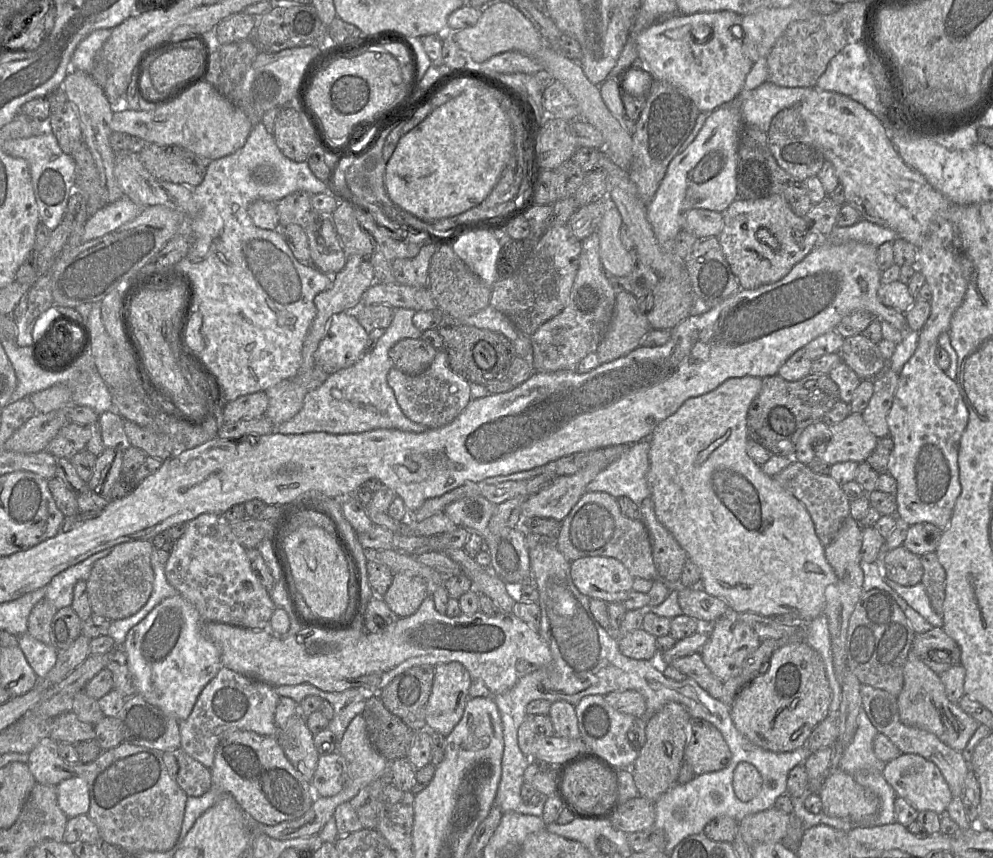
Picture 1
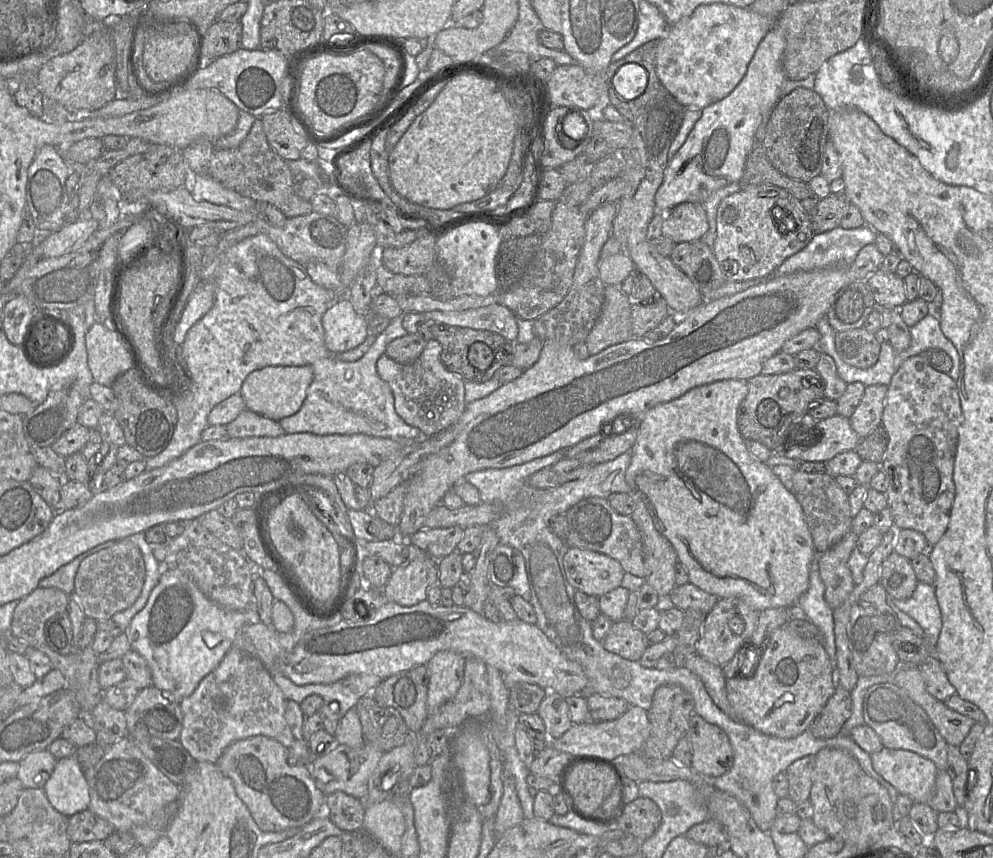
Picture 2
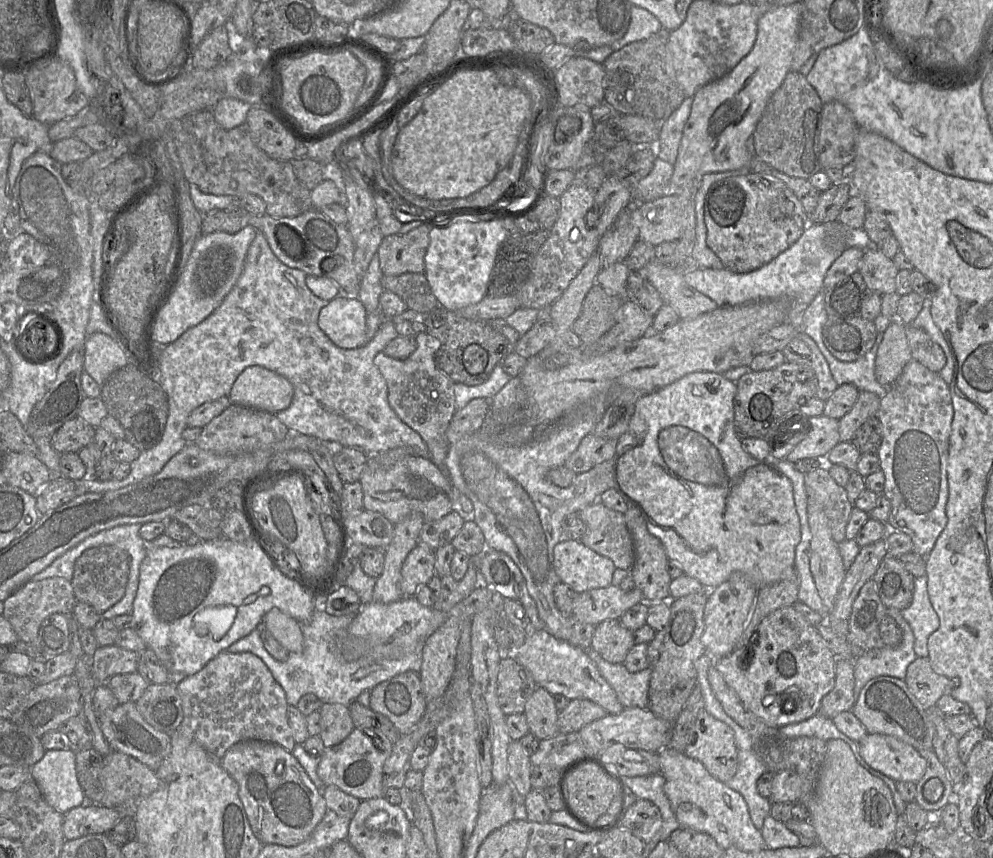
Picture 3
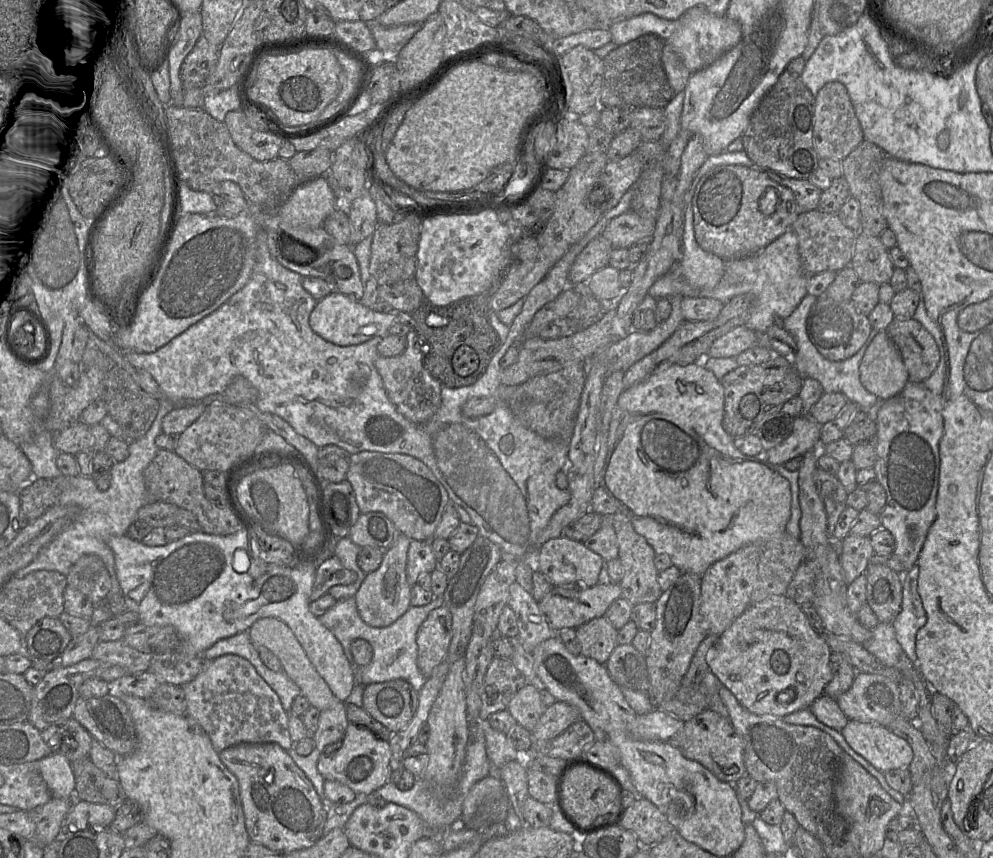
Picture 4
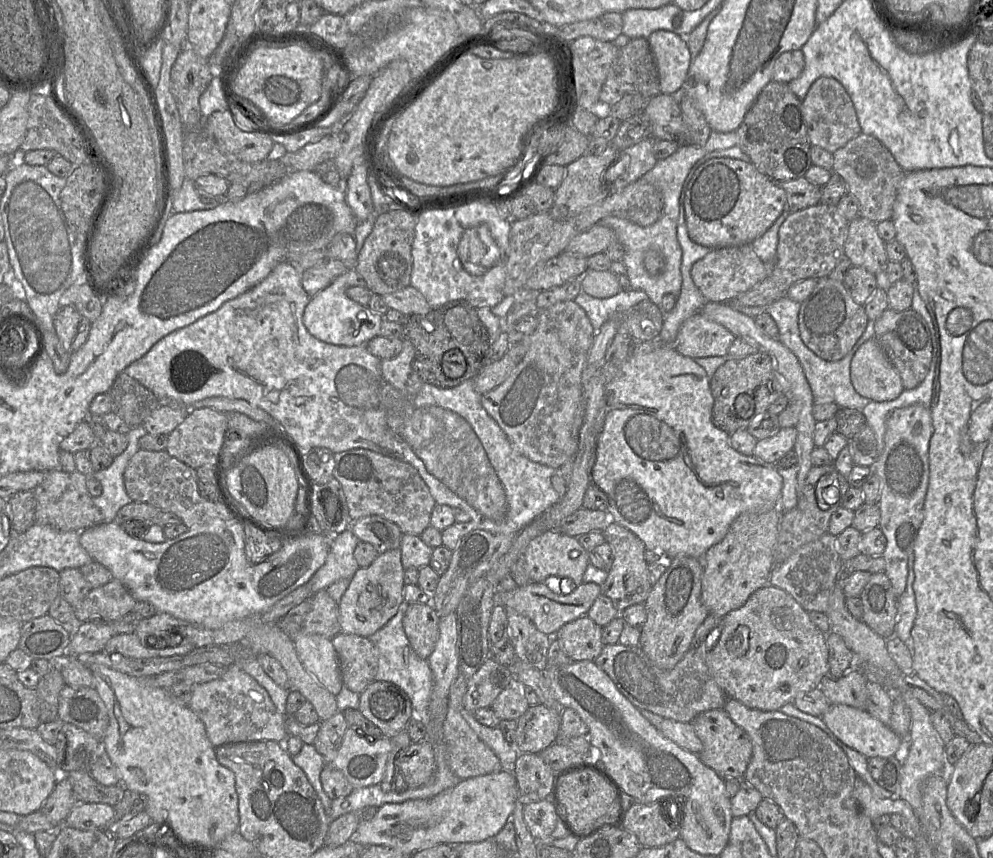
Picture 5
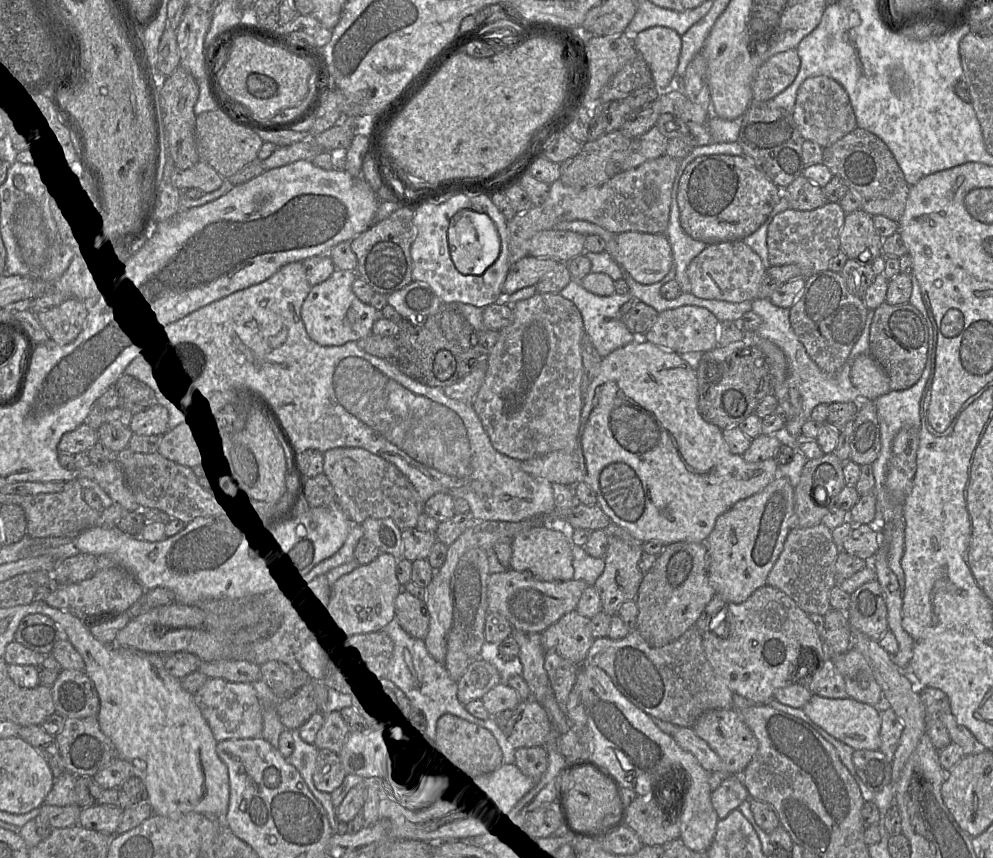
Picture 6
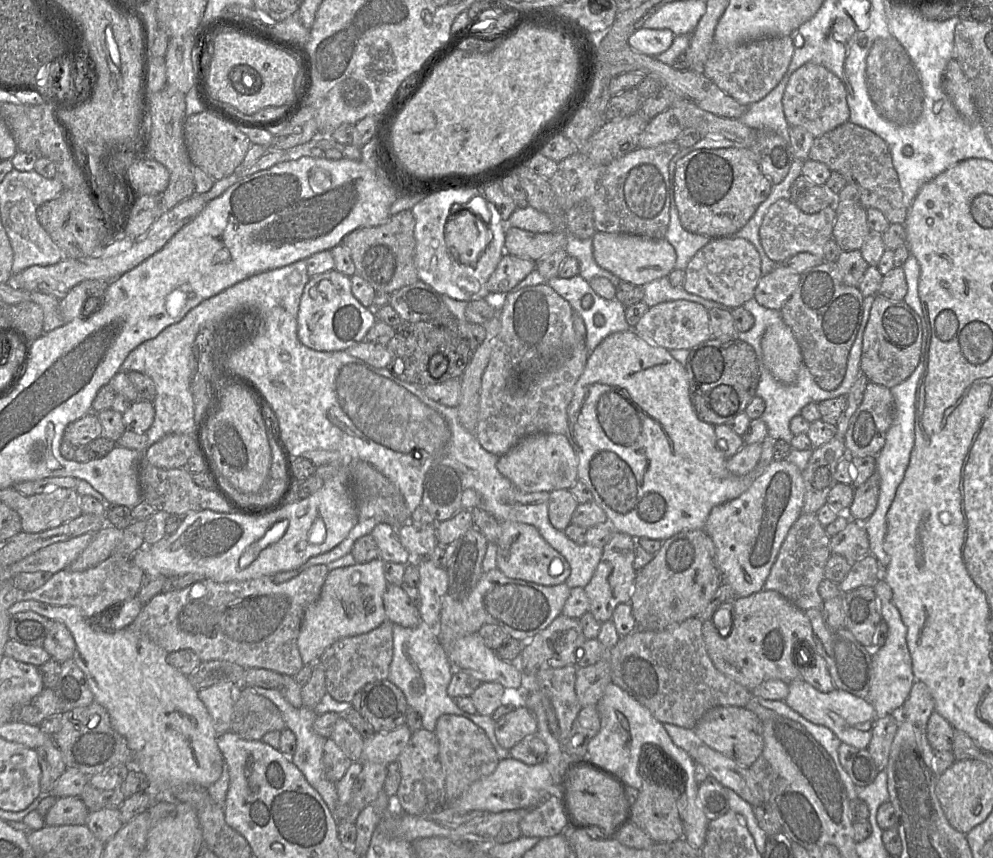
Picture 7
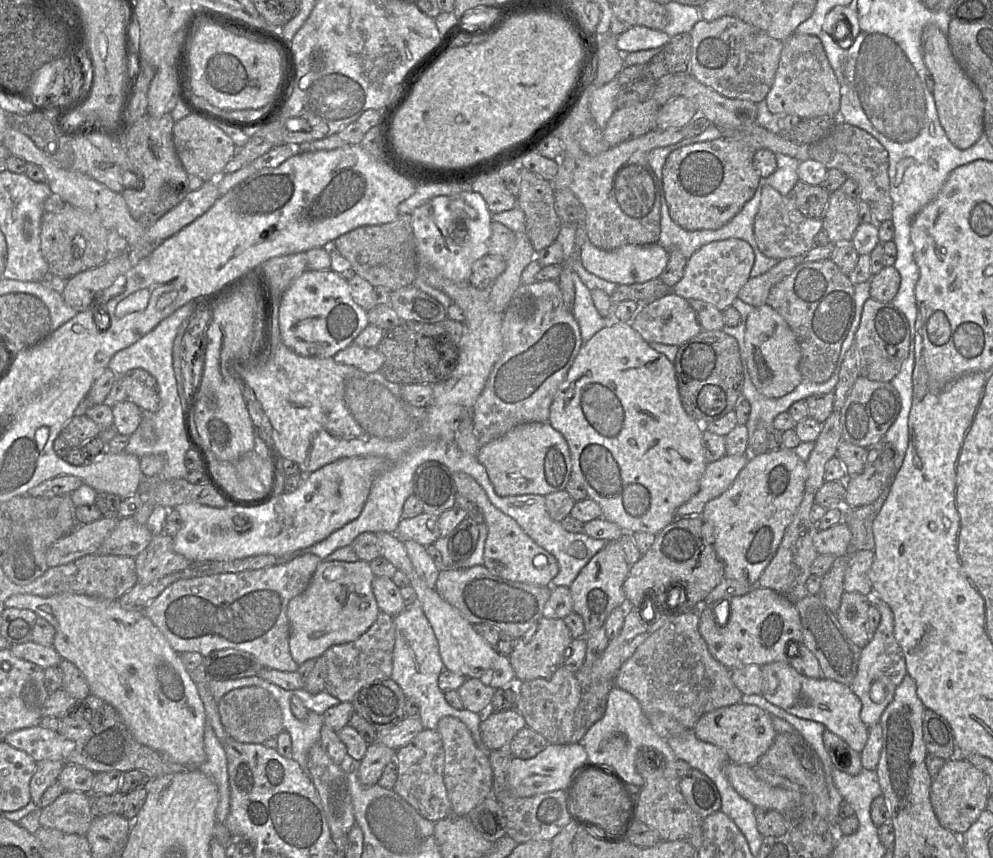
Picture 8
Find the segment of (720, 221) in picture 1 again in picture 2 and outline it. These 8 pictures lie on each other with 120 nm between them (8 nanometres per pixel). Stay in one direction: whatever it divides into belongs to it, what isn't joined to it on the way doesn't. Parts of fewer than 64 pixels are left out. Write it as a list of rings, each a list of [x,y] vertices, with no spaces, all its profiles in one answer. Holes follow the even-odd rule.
[[[682,202],[666,215],[654,215],[652,237],[664,236],[673,242],[700,240],[709,229],[706,210],[702,203]]]

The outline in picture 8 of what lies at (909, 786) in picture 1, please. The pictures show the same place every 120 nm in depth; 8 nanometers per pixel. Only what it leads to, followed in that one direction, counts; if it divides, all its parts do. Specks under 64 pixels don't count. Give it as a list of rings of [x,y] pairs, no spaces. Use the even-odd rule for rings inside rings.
[[[786,662],[761,666],[761,694],[770,703],[799,718],[822,723],[827,730],[844,739],[852,749],[861,753],[869,737],[869,727],[860,718],[862,703],[850,686],[826,679],[810,678],[796,672]]]

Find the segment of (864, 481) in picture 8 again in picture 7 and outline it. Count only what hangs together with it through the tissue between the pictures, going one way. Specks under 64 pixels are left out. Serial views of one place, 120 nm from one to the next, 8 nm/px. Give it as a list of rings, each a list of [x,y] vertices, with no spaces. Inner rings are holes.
[[[875,471],[867,481],[854,489],[853,501],[845,513],[850,520],[864,523],[875,511],[879,496],[879,475]]]

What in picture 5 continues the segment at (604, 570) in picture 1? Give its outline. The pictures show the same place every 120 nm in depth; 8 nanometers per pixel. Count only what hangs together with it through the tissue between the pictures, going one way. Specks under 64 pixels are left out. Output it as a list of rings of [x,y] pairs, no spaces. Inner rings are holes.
[[[548,530],[535,537],[528,544],[523,557],[531,582],[543,582],[549,576],[571,578],[577,585],[583,583],[583,575],[590,563],[589,552],[577,537],[564,534],[560,530]]]

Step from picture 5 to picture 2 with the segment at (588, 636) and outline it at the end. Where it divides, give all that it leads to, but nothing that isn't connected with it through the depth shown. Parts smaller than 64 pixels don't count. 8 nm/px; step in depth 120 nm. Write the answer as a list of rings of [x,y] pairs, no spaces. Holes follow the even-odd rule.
[[[628,620],[614,622],[601,642],[609,652],[631,661],[639,661],[649,646],[646,634]]]

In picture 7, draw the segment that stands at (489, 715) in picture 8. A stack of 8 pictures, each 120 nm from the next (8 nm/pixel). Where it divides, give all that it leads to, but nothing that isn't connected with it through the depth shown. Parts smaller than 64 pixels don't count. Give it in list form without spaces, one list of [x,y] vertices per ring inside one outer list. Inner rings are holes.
[[[517,706],[495,721],[496,739],[507,750],[534,734],[537,734],[537,721],[526,706]]]

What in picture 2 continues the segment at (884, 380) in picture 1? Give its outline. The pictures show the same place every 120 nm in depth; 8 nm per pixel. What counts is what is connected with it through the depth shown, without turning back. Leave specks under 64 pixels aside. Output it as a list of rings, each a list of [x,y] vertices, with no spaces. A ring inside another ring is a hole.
[[[866,386],[863,397],[849,418],[852,429],[862,439],[881,425],[888,386]]]

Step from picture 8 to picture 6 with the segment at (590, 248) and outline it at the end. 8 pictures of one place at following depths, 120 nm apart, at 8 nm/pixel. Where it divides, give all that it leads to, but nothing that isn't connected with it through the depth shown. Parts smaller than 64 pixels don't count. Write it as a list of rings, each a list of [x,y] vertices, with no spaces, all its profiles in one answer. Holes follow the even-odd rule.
[[[623,232],[615,235],[615,241],[614,260],[640,284],[661,281],[672,267],[672,248],[665,234]]]

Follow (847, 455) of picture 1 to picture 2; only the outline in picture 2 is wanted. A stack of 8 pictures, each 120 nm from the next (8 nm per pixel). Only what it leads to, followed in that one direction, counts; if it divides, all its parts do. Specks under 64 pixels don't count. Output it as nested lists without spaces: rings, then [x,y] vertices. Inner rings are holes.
[[[835,415],[818,420],[819,428],[807,442],[812,444],[800,455],[801,461],[828,462],[836,455],[856,449],[860,437],[852,429],[849,418]]]

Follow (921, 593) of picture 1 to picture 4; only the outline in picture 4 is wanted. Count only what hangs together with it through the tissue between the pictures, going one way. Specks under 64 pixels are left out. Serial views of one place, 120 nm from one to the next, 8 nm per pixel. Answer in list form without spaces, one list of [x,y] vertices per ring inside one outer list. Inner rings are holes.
[[[915,565],[903,575],[902,610],[893,622],[896,638],[907,657],[915,662],[916,635],[927,622],[927,615],[918,592],[920,568]]]

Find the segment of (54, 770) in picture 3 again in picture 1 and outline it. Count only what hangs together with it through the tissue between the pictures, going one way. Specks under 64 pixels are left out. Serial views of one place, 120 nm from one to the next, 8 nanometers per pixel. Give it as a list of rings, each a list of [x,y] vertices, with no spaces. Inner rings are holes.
[[[72,777],[56,786],[57,801],[68,818],[88,814],[90,808],[89,787],[81,777]]]

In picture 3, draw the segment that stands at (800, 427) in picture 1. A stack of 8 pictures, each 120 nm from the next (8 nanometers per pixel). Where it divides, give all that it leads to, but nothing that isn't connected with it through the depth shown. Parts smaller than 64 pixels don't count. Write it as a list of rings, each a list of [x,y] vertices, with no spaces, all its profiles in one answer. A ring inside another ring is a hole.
[[[786,361],[786,362],[784,362],[783,364],[781,364],[780,366],[778,366],[778,367],[776,367],[776,368],[774,368],[774,369],[771,369],[771,370],[763,370],[763,371],[752,371],[752,370],[750,370],[749,372],[745,373],[744,375],[742,375],[742,376],[738,379],[738,381],[736,382],[736,386],[737,386],[737,391],[736,391],[734,400],[733,400],[733,407],[734,407],[734,430],[735,430],[736,435],[739,437],[739,439],[757,438],[757,439],[762,439],[762,440],[764,440],[764,441],[766,441],[766,442],[772,442],[772,444],[773,444],[774,446],[776,446],[776,445],[779,446],[779,445],[781,444],[781,442],[782,442],[782,440],[780,440],[780,437],[782,436],[781,438],[786,438],[788,435],[791,436],[791,434],[792,434],[792,433],[794,432],[794,430],[795,430],[795,429],[793,429],[791,433],[786,433],[786,434],[784,434],[784,433],[787,431],[787,429],[789,429],[790,426],[792,425],[792,421],[793,421],[793,419],[794,419],[794,417],[792,417],[792,416],[795,415],[795,416],[797,416],[797,417],[802,418],[802,416],[800,416],[800,415],[797,414],[797,411],[798,411],[800,405],[803,405],[803,404],[806,402],[807,399],[810,399],[810,398],[815,397],[816,392],[817,392],[817,377],[816,377],[816,375],[815,375],[815,372],[814,372],[812,366],[811,366],[811,363],[789,363],[789,362]]]

